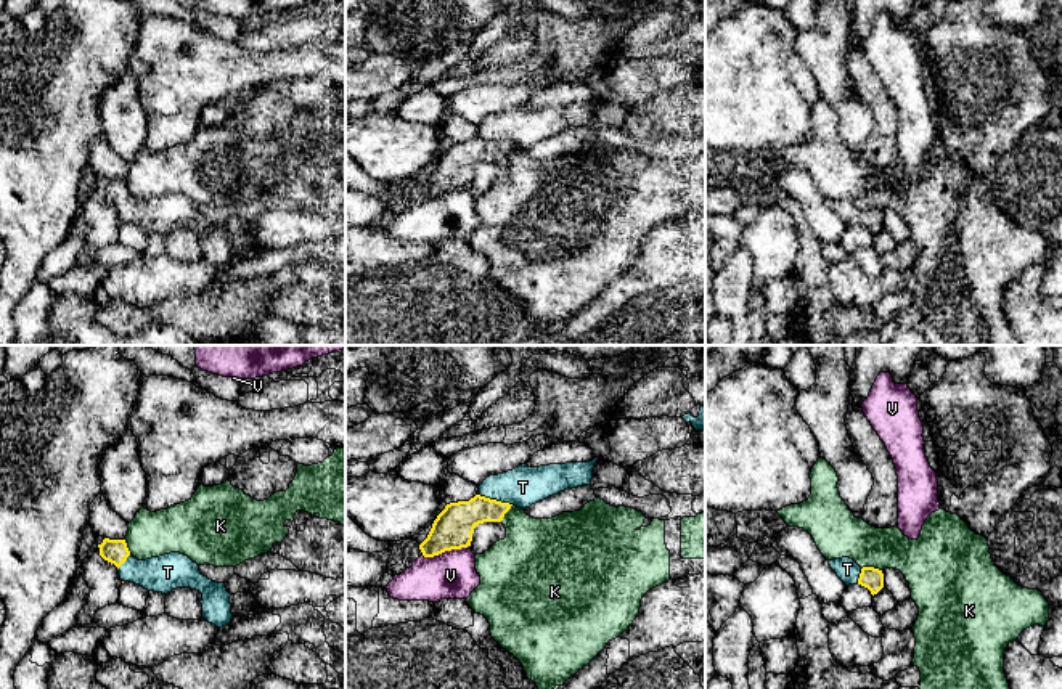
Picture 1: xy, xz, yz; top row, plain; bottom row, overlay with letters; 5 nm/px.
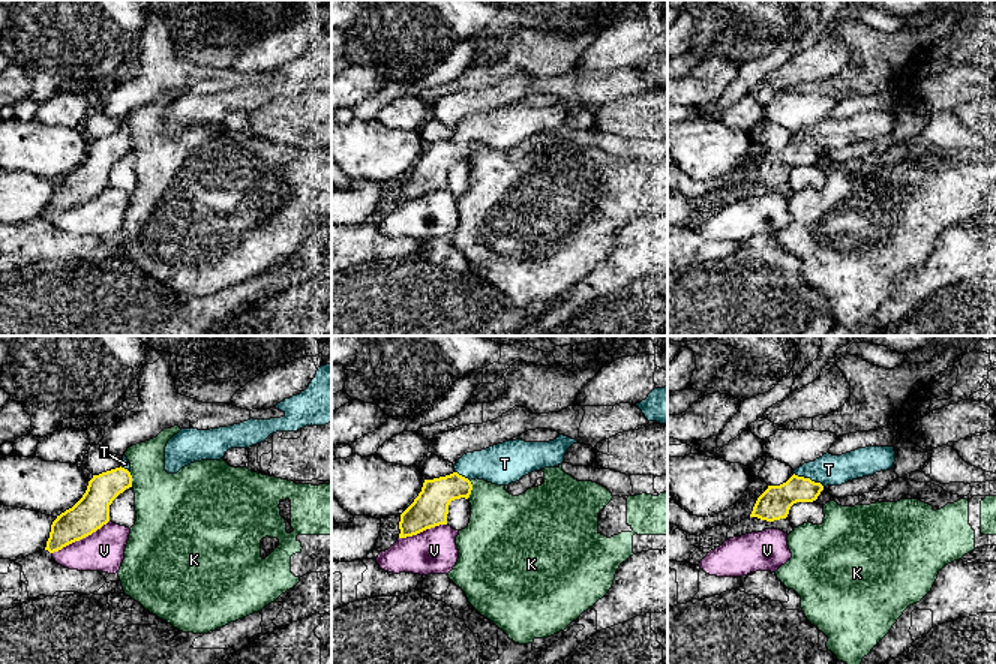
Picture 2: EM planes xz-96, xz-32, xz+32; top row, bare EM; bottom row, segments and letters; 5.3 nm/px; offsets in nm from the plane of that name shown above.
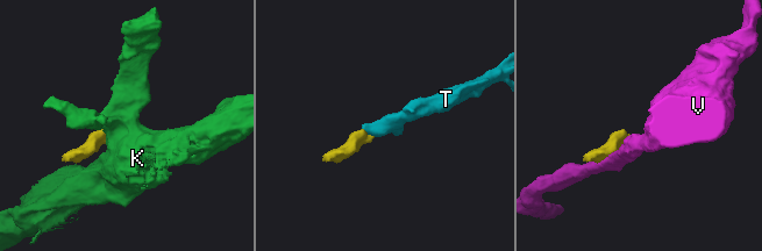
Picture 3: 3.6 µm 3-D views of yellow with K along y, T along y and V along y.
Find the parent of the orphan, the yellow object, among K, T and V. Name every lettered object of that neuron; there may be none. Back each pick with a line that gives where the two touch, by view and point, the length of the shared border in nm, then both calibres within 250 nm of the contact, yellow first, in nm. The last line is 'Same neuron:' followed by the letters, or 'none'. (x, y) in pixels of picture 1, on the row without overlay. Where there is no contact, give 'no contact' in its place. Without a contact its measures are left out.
T: meets yellow in xz at (495, 140); contact 190 nm long; 200 nm thick on the yellow side, 200 nm on the other
Same neuron: T

